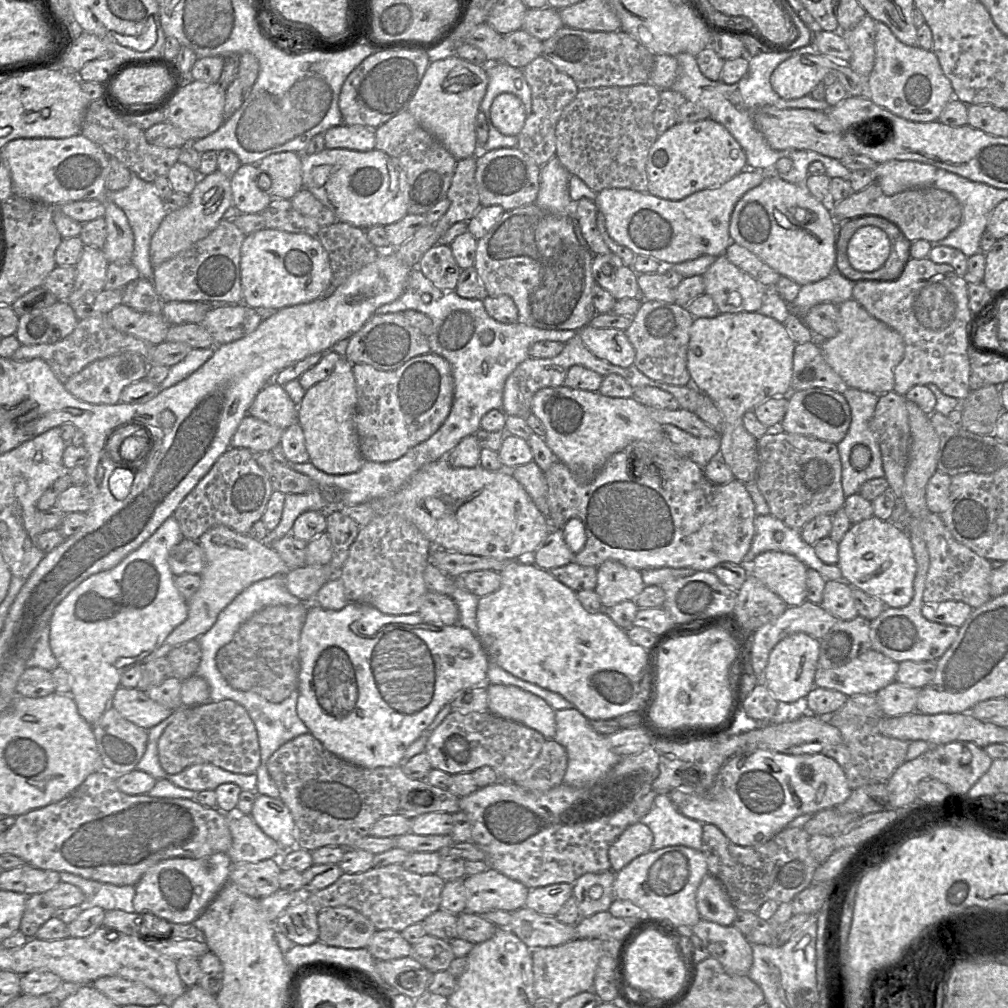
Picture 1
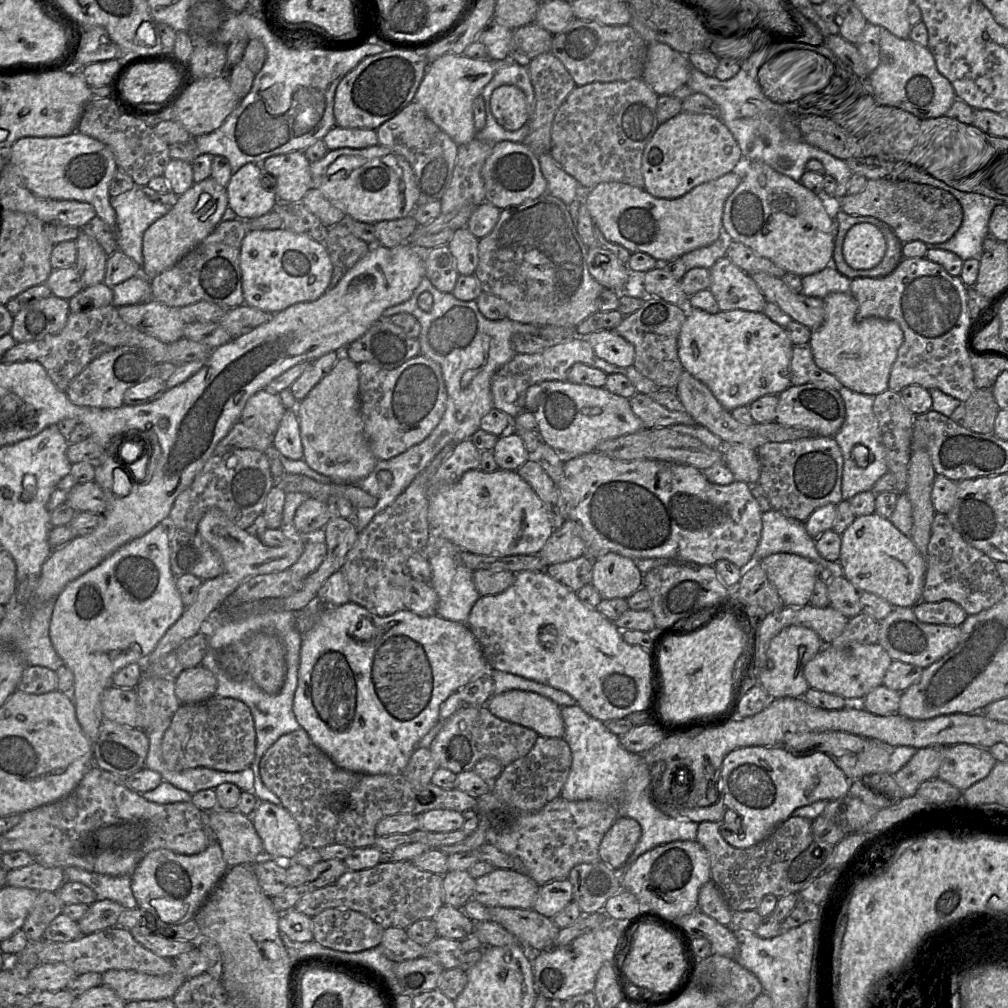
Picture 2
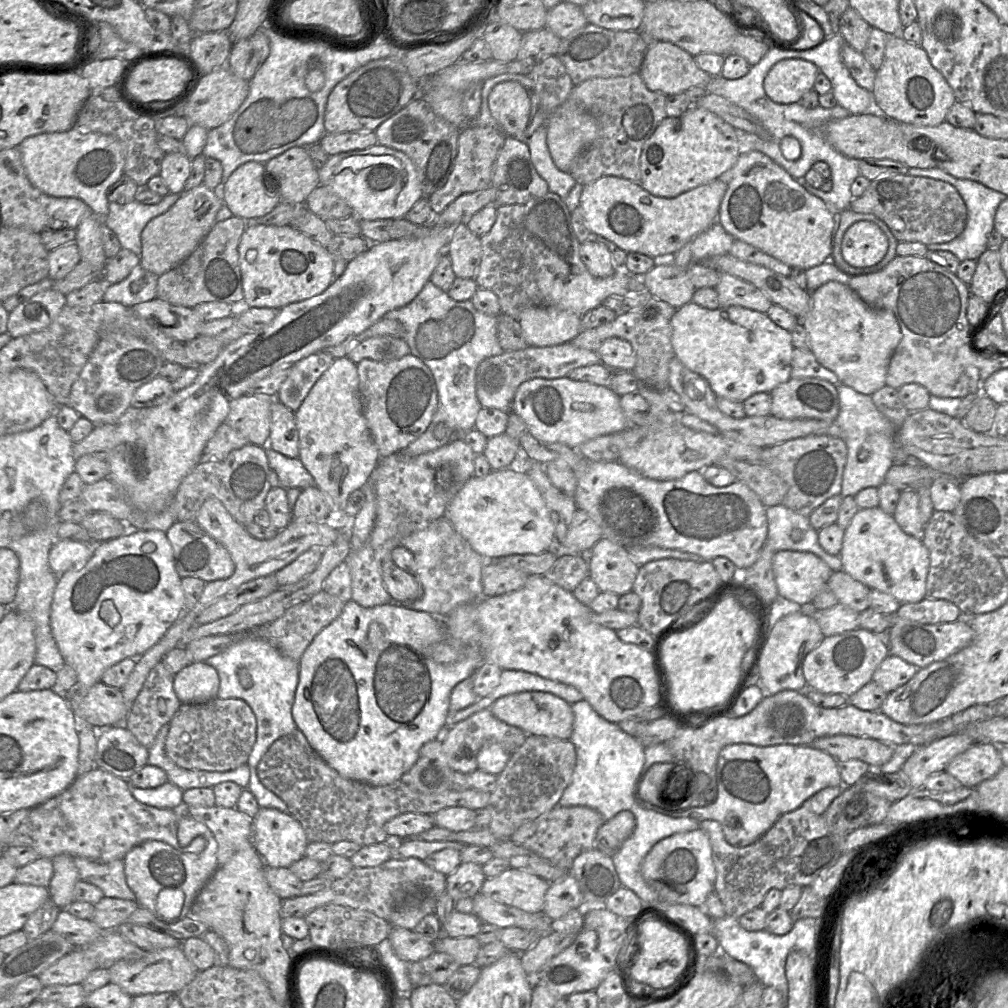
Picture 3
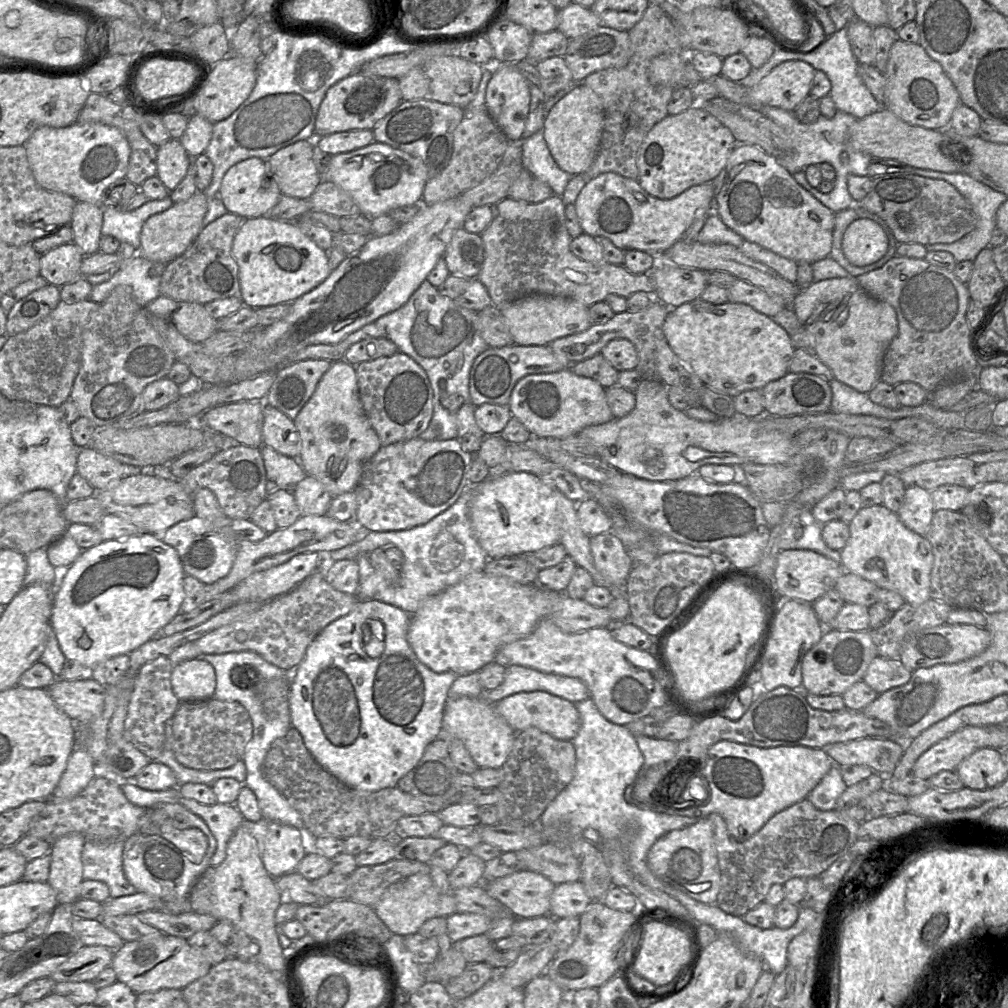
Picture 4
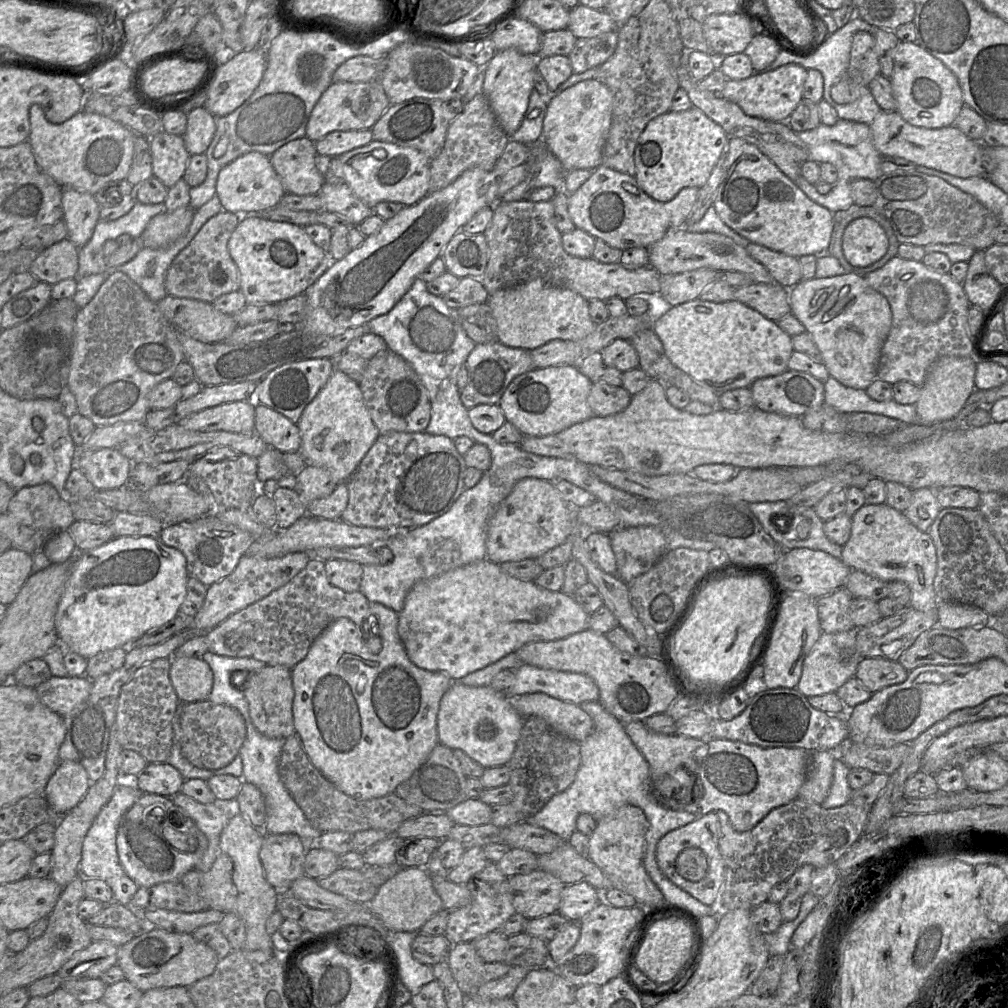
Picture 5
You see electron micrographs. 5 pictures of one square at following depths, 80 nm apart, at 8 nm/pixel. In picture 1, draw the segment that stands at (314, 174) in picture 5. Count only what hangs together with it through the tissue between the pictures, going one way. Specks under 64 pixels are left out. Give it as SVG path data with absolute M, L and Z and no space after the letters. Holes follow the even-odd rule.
M279 152L263 158L257 164L260 172L271 178L271 187L267 192L273 199L290 200L302 185L301 154Z

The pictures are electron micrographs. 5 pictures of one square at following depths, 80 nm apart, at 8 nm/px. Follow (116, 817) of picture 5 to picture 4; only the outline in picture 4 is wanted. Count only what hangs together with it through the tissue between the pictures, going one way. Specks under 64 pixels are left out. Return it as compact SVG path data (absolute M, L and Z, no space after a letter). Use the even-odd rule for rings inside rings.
M87 840L82 850L83 879L104 882L109 888L110 898L138 892L125 877L123 849L124 841L101 844Z

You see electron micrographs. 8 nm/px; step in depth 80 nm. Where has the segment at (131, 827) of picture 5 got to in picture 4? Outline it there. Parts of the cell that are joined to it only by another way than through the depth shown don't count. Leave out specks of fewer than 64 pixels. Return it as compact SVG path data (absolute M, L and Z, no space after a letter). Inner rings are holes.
M199 829L207 838L207 849L205 851L205 854L202 858L202 860L199 863L194 863L190 859L190 854L183 852L179 850L175 845L173 845L171 842L168 840L164 839L160 835L147 835L147 834L134 834L130 836L128 839L124 841L124 849L123 849L123 871L125 874L126 879L137 889L138 892L144 892L146 894L149 894L151 896L157 897L162 901L162 910L152 910L152 911L163 911L169 914L181 914L184 913L185 911L191 910L191 903L189 901L189 893L192 889L192 886L196 882L196 880L208 869L210 866L210 859L214 855L217 847L217 842L213 834L205 834L202 829Z

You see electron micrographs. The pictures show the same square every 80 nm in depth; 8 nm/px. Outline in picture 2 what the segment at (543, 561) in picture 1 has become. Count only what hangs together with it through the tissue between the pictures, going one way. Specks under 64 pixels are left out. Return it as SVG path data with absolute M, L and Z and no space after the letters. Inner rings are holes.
M566 520L566 522L557 529L554 529L547 542L540 550L538 555L546 562L547 566L573 560L584 555L585 541L581 537L583 526L578 521Z

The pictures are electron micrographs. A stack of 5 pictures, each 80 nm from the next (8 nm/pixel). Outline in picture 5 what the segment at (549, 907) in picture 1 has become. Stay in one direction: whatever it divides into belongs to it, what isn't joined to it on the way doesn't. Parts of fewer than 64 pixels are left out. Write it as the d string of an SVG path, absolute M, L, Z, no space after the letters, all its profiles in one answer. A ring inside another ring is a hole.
M587 882L565 885L558 912L579 923L602 900L602 893Z

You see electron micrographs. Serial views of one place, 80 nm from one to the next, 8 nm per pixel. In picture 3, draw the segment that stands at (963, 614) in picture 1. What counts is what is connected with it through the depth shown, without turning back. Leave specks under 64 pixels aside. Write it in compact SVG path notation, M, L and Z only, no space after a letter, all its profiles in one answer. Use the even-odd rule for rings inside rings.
M924 598L917 603L903 603L895 616L921 624L950 623L959 620L961 610L945 599Z

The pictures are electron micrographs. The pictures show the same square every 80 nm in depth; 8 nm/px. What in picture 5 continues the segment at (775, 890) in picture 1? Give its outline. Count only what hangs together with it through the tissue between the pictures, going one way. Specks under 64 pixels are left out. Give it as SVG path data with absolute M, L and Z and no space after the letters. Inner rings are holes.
M796 798L788 804L770 811L754 828L745 832L736 831L728 815L714 811L719 818L718 846L724 860L724 884L715 903L722 913L734 909L752 910L767 901L773 886L787 881L803 865L810 864L815 868L825 867L835 862L864 834L869 809L856 806L851 802L831 809L819 804L809 803Z

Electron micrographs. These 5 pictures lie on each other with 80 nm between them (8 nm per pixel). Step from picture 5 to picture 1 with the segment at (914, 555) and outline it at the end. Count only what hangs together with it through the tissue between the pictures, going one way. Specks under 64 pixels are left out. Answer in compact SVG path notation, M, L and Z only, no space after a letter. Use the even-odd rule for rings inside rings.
M876 516L852 524L838 547L842 578L852 587L871 595L888 608L907 606L914 594L917 564L908 534L890 520Z

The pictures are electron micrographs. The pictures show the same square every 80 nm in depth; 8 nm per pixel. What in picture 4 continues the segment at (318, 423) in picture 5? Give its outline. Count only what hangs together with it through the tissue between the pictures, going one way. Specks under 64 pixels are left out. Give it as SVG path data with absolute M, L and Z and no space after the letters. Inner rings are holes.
M345 360L332 363L311 398L294 419L294 423L301 439L301 452L298 459L302 467L307 475L319 480L333 497L354 490L365 463L382 447L360 400L356 367Z

